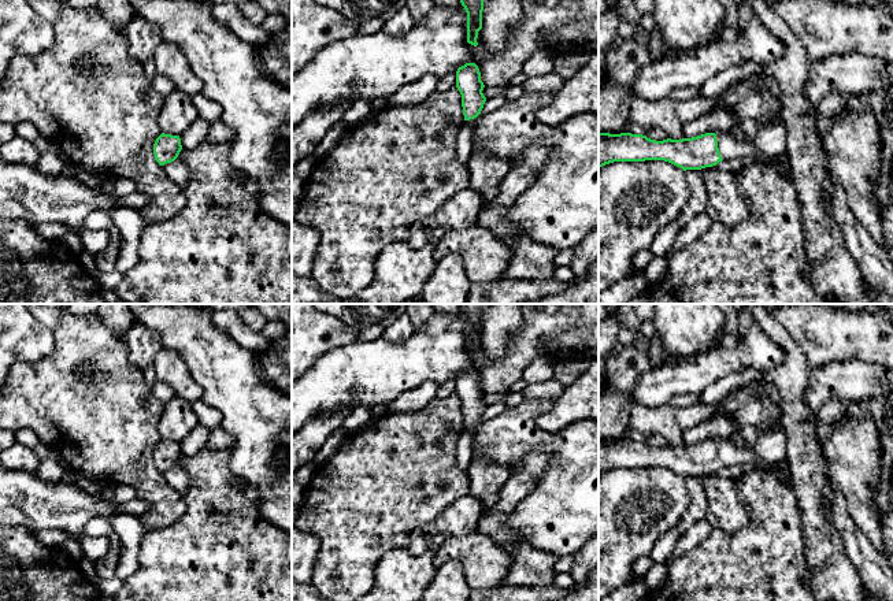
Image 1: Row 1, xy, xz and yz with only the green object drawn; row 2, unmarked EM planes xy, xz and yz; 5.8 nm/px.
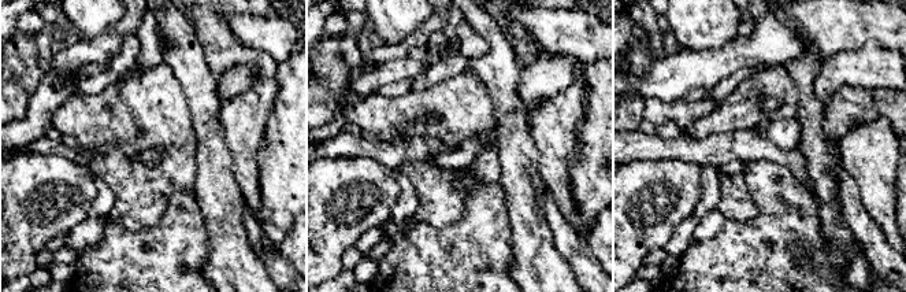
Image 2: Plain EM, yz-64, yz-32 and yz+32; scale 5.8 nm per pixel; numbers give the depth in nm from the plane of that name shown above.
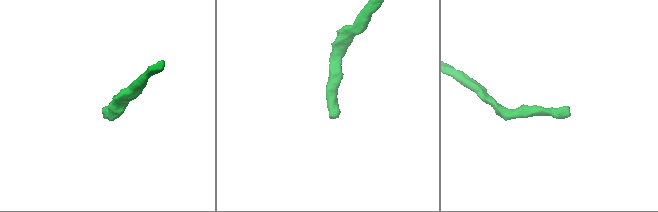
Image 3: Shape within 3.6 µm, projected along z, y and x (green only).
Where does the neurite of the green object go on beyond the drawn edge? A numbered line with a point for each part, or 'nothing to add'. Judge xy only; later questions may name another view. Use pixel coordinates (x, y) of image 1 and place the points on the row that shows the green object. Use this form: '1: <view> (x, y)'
nothing to add

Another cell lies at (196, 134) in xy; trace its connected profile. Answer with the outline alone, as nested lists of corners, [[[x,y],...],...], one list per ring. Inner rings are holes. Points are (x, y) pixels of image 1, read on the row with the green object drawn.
[[[197,118],[189,126],[189,129],[179,136],[182,148],[193,149],[204,144],[207,141],[208,129],[210,125],[205,120]]]

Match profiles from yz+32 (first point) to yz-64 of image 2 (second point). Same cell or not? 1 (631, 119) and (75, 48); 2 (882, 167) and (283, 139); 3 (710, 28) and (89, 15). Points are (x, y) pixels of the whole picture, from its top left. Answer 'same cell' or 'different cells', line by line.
1: different cells
2: different cells
3: same cell

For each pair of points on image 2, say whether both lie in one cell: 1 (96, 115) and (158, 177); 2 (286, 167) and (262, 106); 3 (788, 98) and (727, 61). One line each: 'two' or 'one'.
1: one
2: two
3: two

